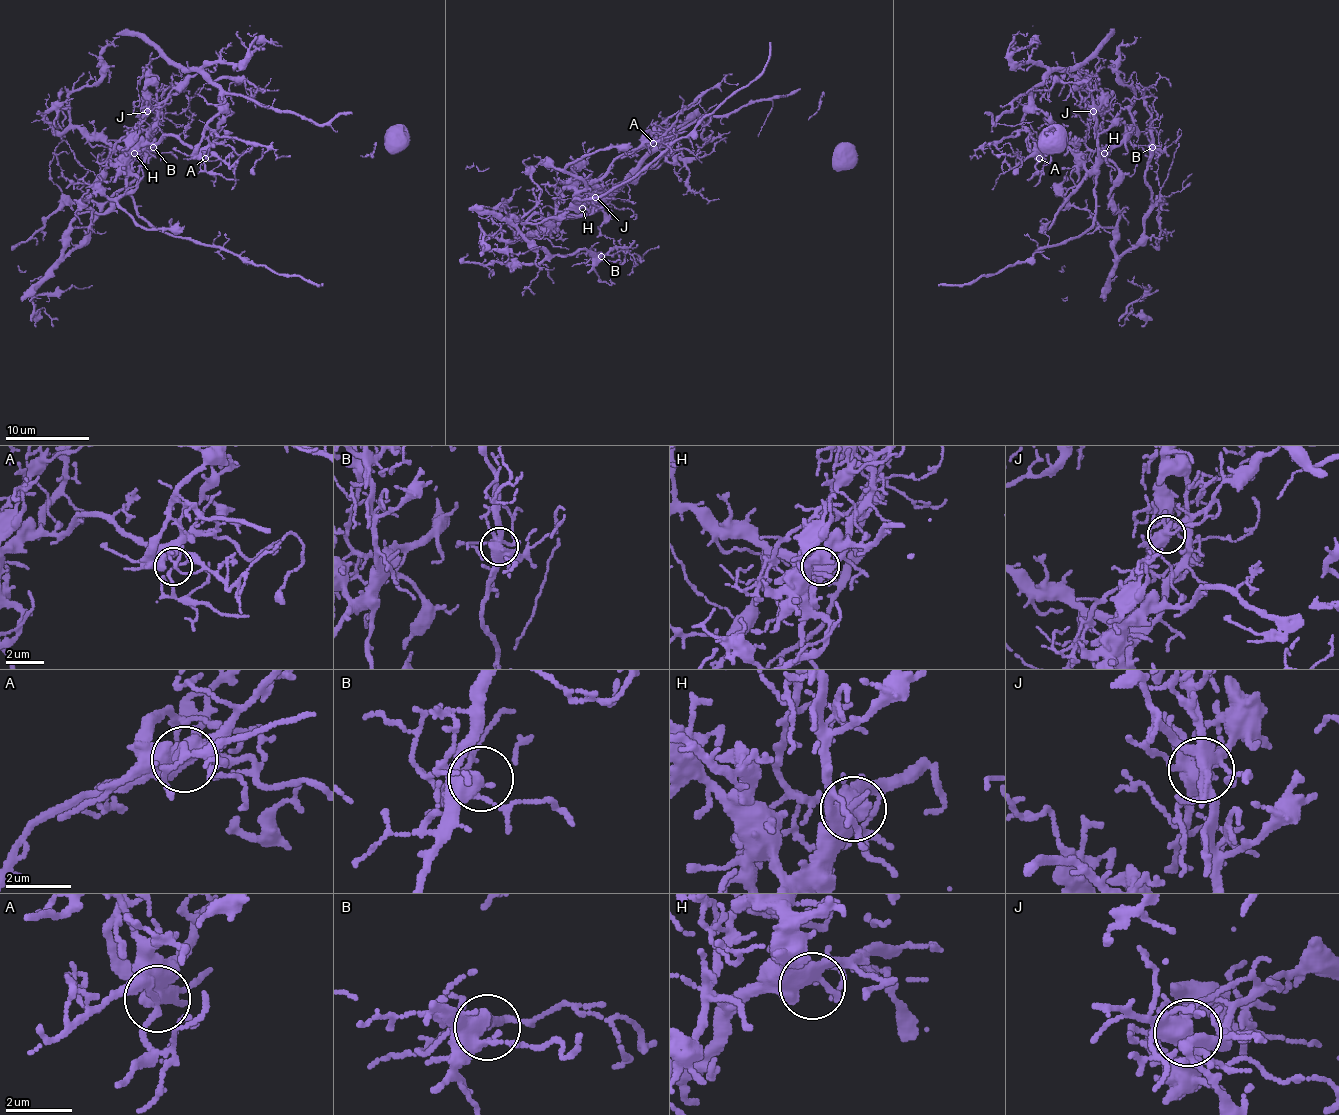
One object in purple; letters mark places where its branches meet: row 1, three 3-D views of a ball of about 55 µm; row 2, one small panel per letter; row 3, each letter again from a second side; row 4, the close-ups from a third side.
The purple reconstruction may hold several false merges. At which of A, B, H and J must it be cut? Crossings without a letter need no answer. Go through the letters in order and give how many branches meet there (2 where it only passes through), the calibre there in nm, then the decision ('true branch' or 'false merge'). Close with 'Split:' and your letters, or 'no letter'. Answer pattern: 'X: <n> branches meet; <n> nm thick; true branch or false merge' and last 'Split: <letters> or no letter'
A: 2 branches meet; 140 nm thick; false merge
B: 5 branches meet; 400 nm thick; true branch
H: 3 branches meet; 480 nm thick; true branch
J: 7 branches meet; 440 nm thick; false merge
Split: A, J

